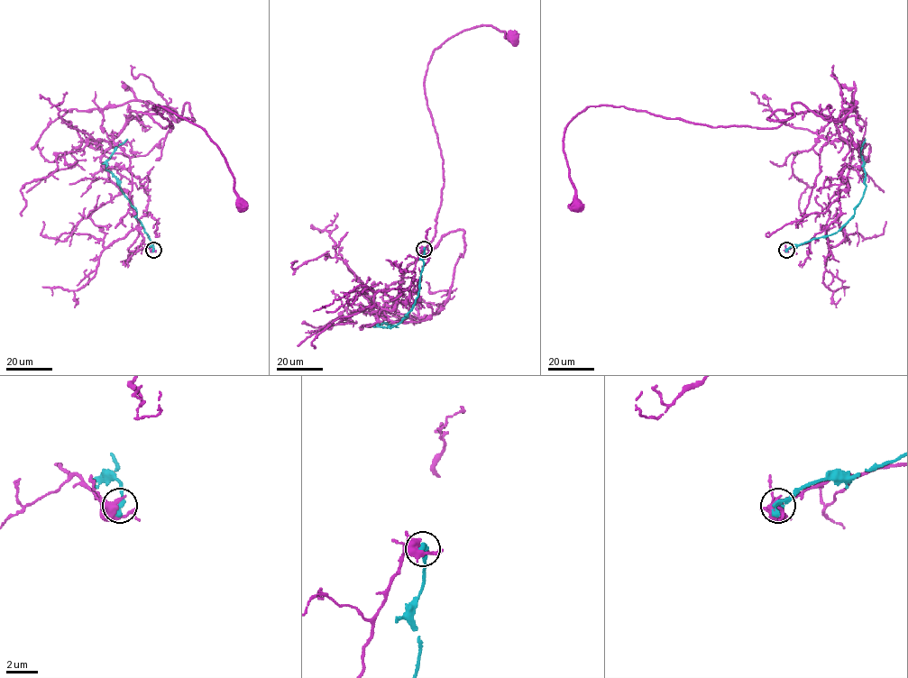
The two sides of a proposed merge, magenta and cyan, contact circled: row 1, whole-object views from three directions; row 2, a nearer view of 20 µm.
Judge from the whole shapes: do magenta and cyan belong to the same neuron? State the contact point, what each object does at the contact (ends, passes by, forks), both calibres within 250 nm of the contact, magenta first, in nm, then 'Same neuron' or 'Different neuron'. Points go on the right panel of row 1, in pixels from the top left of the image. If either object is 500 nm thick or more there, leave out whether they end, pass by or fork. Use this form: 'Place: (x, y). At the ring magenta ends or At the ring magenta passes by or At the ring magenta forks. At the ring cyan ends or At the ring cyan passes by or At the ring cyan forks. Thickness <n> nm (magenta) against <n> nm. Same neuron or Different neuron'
Place: (786, 250). At the ring magenta forks. At the ring cyan ends. Thickness 320 nm (magenta) against 360 nm. Different neuron

